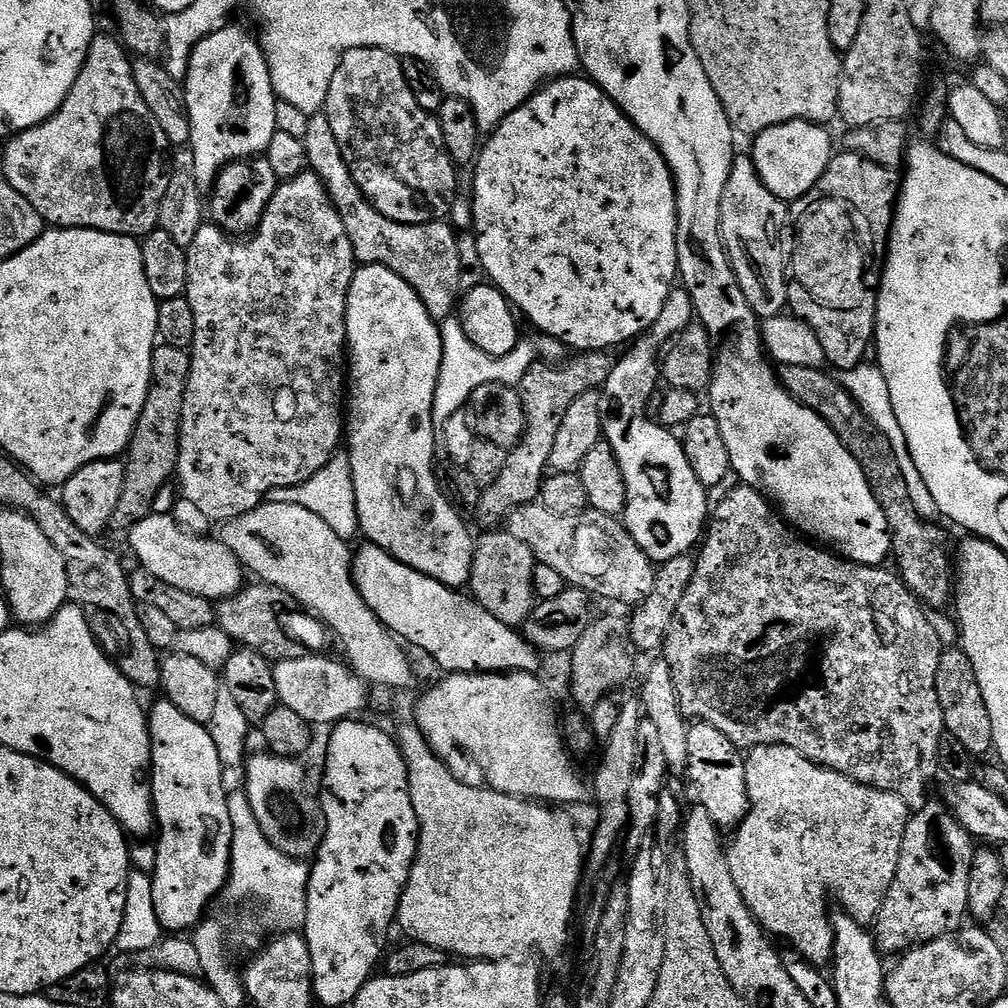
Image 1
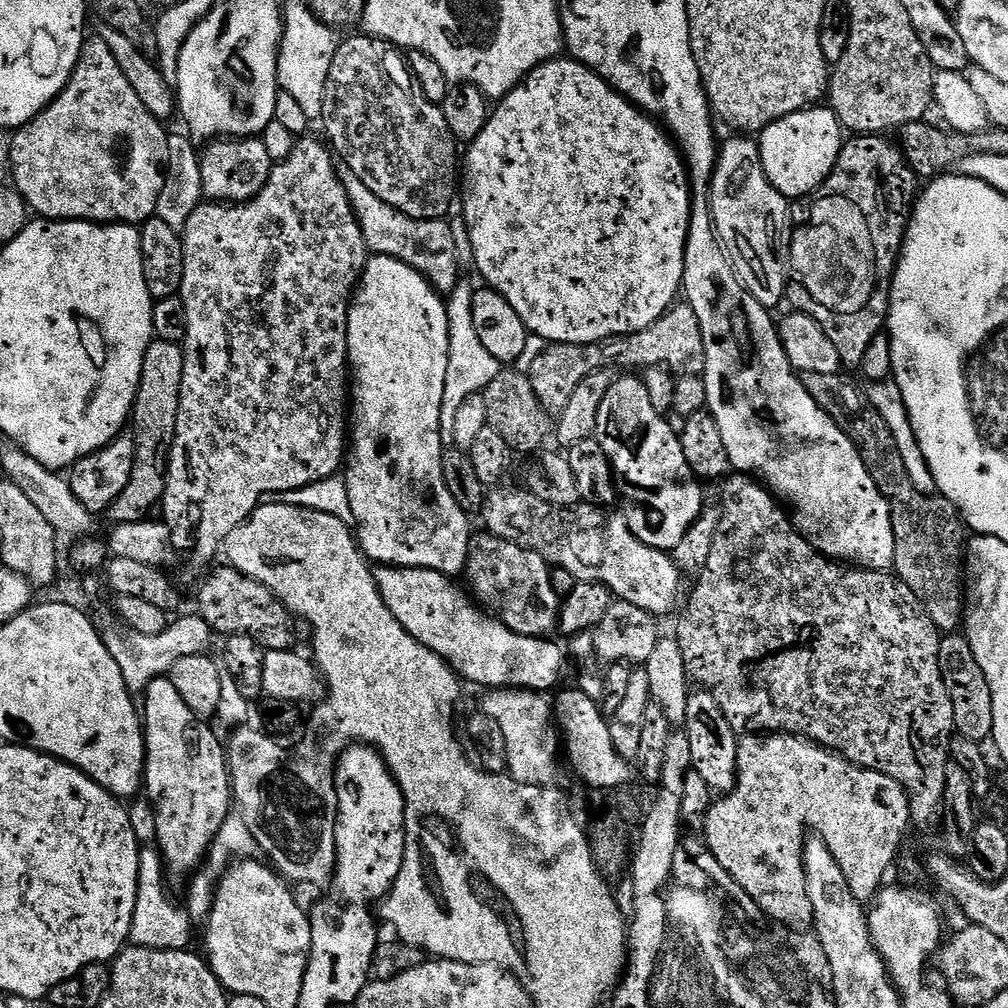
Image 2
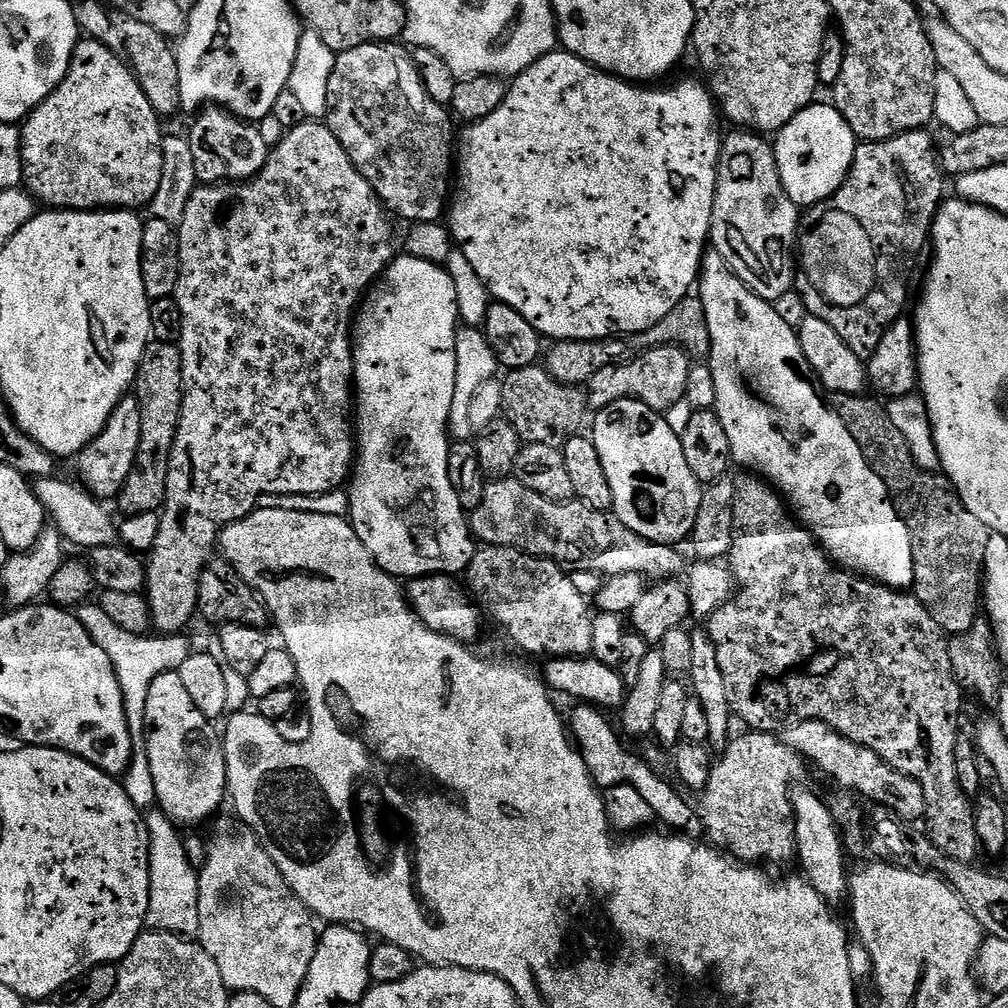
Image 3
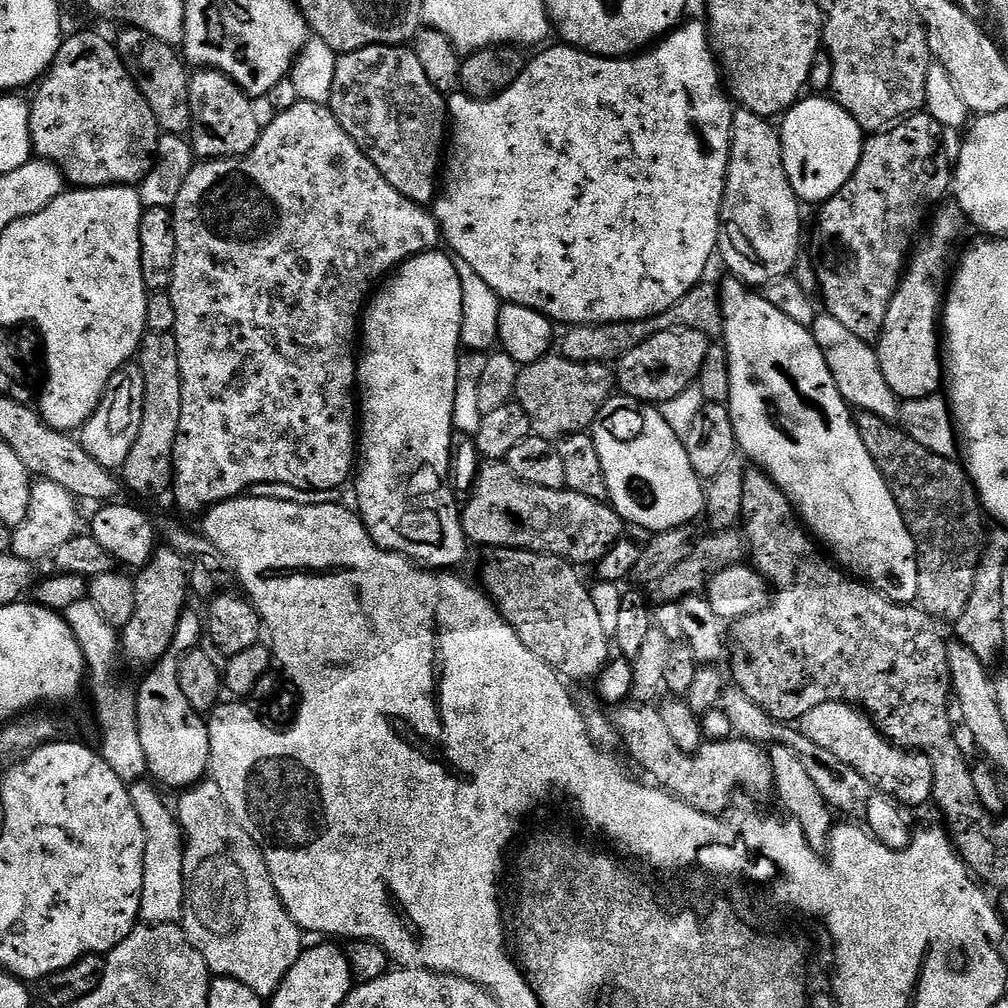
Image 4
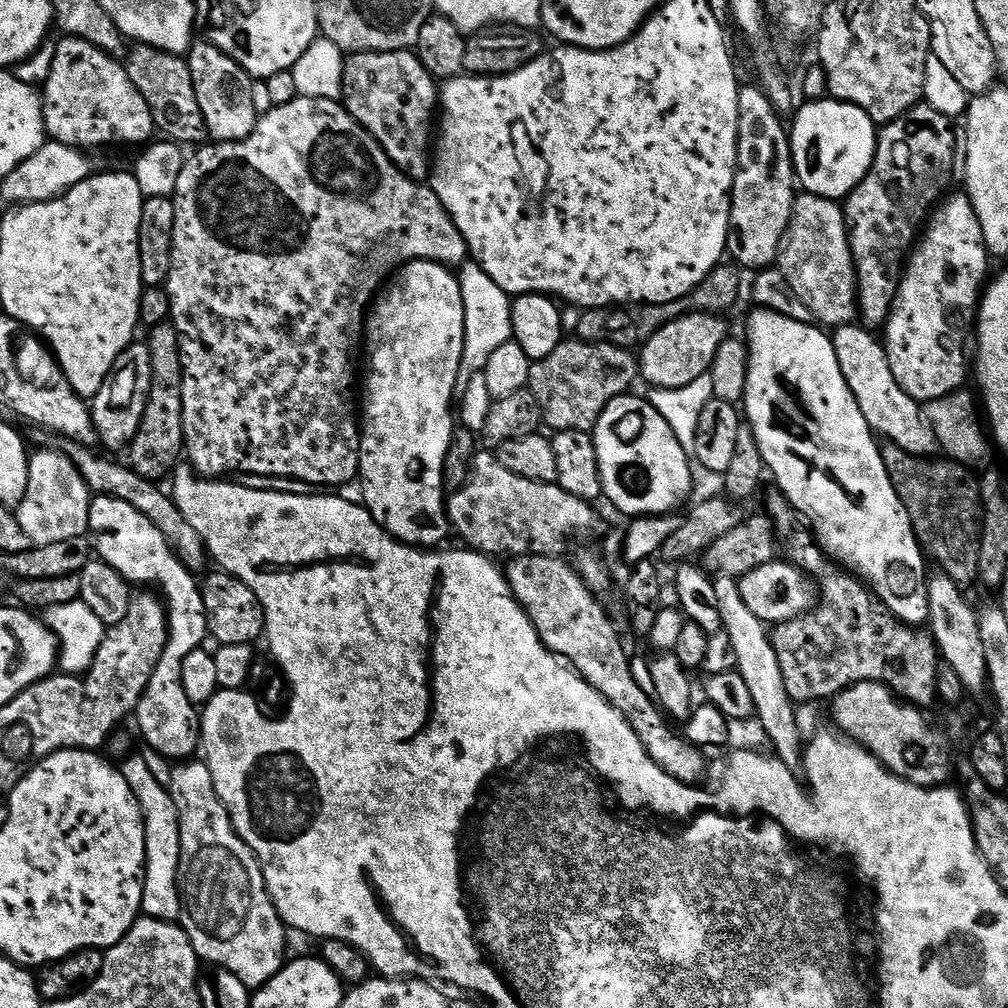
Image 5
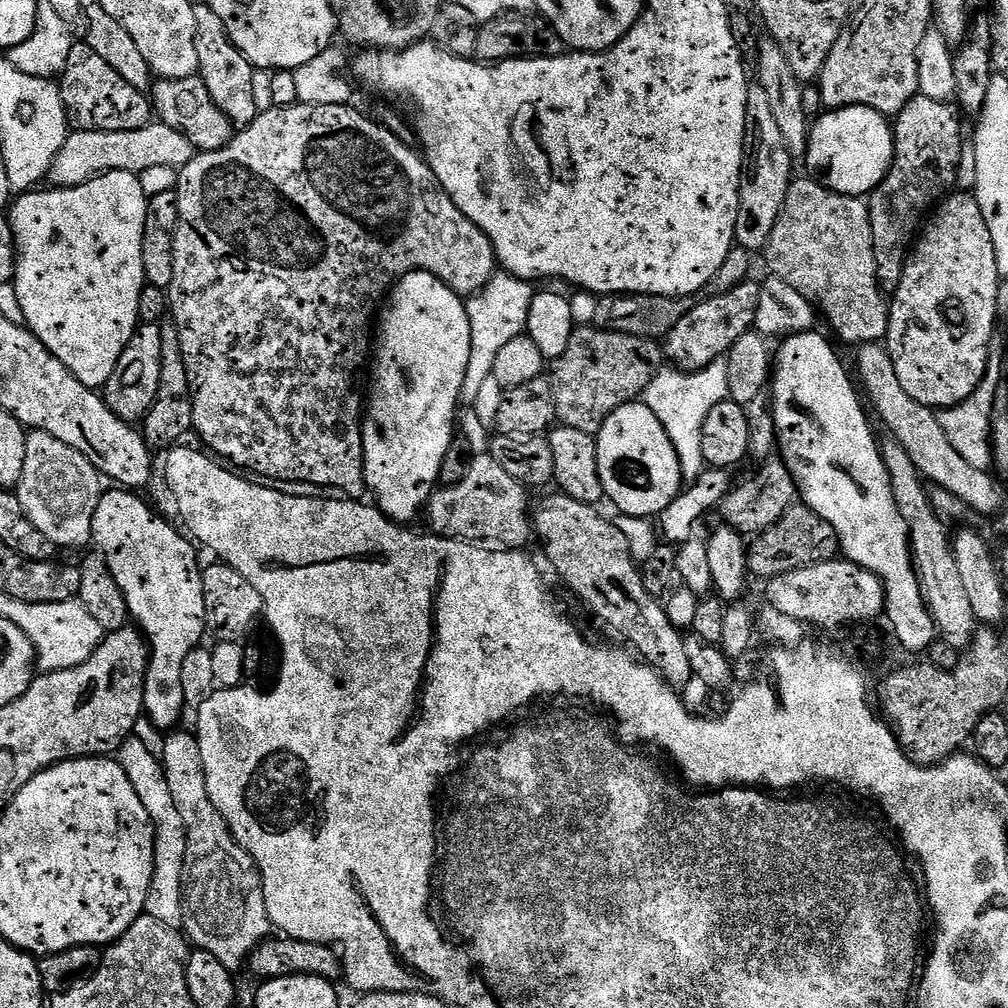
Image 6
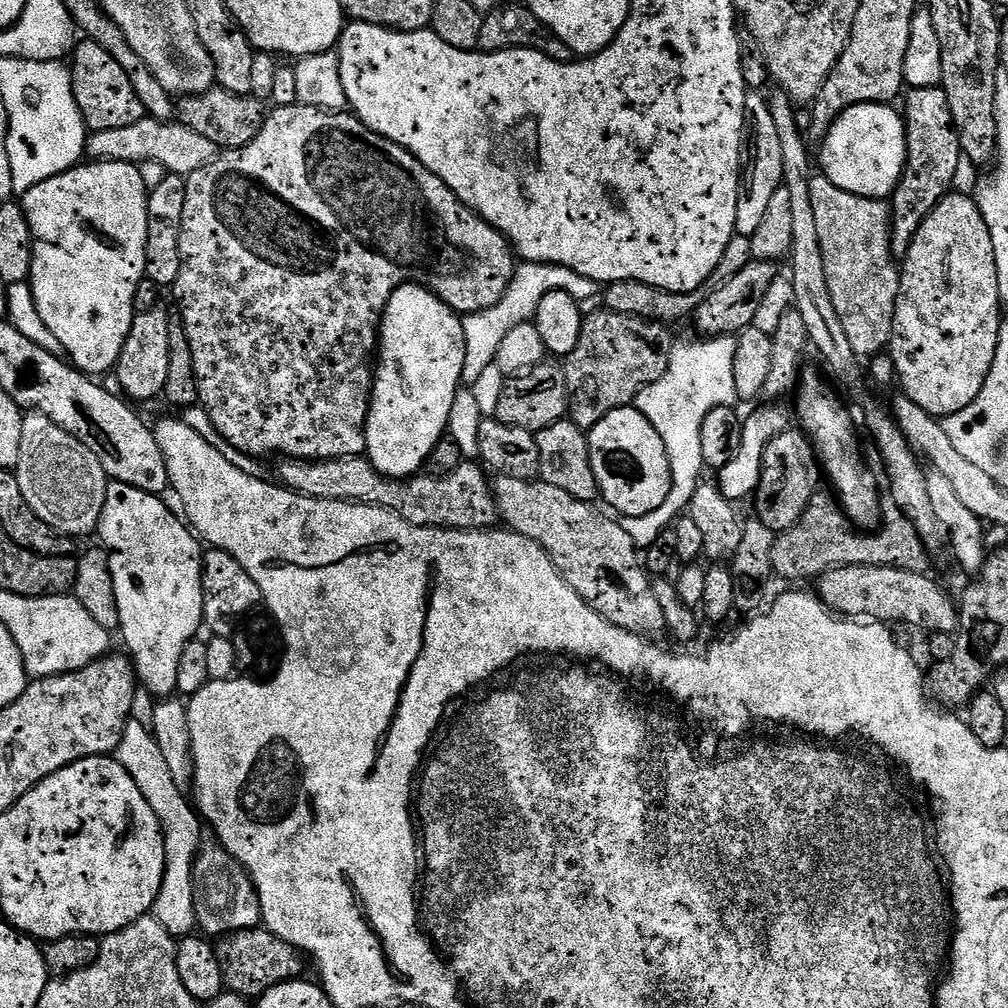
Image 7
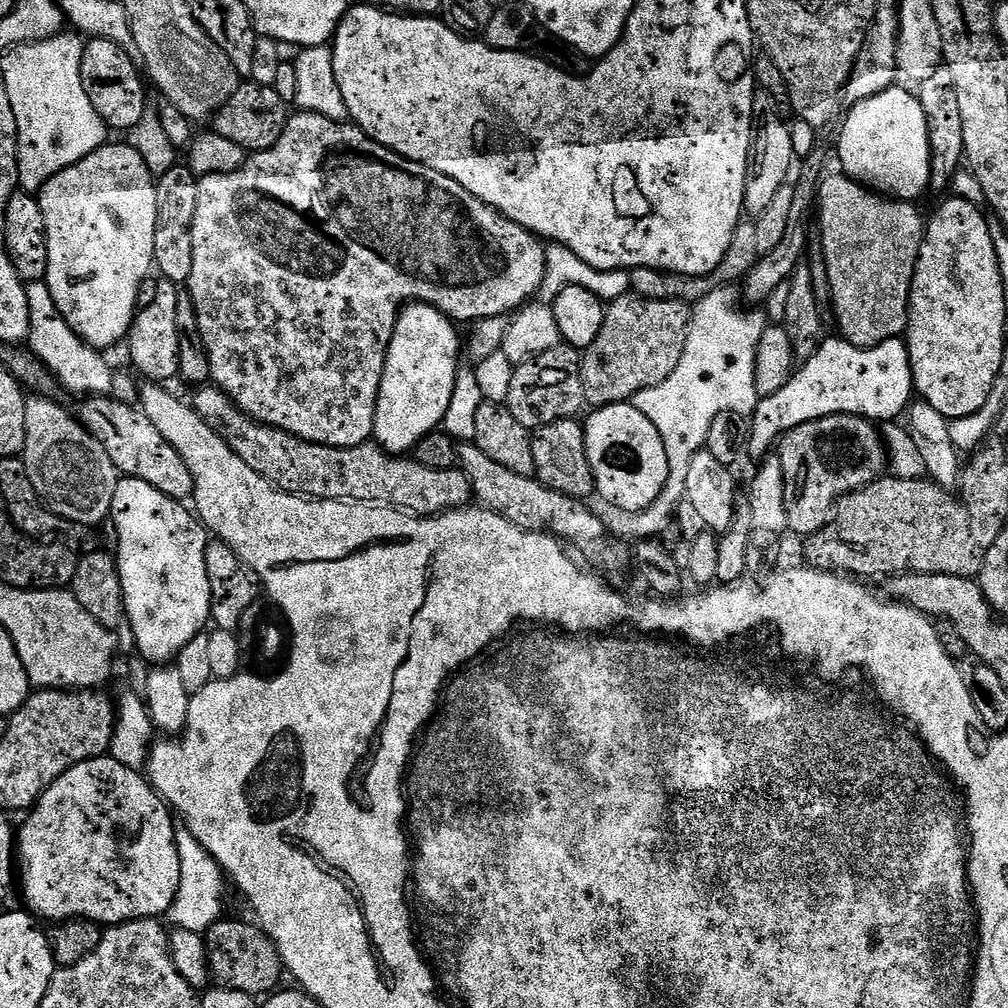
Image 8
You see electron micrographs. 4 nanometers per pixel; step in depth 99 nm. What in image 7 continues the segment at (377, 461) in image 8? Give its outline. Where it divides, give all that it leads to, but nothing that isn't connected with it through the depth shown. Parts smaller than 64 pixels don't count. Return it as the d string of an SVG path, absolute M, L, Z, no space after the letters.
M364 456L315 462L284 458L279 464L279 483L291 492L319 500L350 500L353 504L374 504L378 508L389 508L414 526L488 530L498 520L496 495L492 493L489 473L476 462L462 462L452 472L428 476L417 474L407 480L392 480L389 476L383 476L372 468Z

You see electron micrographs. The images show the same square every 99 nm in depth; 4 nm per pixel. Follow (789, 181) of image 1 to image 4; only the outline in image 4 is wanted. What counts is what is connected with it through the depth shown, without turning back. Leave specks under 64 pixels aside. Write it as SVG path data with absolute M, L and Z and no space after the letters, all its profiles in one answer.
M820 94L801 98L783 113L778 124L782 142L782 158L790 186L794 194L805 205L823 205L825 200L834 198L854 174L864 153L866 133L860 123L837 104L835 99Z

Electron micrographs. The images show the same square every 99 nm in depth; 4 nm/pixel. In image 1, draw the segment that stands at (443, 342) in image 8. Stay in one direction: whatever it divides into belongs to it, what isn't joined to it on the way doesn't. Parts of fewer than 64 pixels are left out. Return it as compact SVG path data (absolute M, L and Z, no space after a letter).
M360 264L357 267L354 278L350 282L350 294L346 306L346 330L348 331L347 359L350 361L350 395L346 400L346 455L350 462L352 481L354 482L354 498L357 502L357 522L359 531L364 532L363 539L370 544L377 544L386 554L390 554L398 562L442 582L448 588L463 589L472 578L472 549L474 536L468 533L465 517L459 516L450 506L450 502L442 494L438 486L436 469L438 459L438 429L434 426L434 390L438 386L440 367L442 366L442 338L440 337L440 324L426 310L422 298L406 282L406 278L398 278L394 270L390 270L381 264Z

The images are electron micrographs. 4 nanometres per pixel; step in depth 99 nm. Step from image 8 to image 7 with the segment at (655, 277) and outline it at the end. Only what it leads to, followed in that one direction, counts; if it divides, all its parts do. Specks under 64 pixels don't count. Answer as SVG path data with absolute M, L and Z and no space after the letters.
M735 235L730 242L730 246L726 246L726 254L722 254L722 262L718 262L714 274L710 274L710 278L698 290L693 292L663 292L661 288L646 286L633 280L614 282L603 289L603 307L610 312L641 316L643 320L654 320L672 326L675 320L680 320L683 316L691 317L696 309L702 306L702 302L706 302L706 298L710 298L710 294L714 294L723 284L730 282L730 278L734 278L734 274L738 274L745 269L752 260L751 239L747 236Z

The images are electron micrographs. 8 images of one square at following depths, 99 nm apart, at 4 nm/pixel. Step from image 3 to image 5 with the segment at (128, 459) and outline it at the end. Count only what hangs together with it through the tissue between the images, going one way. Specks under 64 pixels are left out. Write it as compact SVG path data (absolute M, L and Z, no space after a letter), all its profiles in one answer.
M136 342L120 356L120 363L113 371L108 383L102 386L102 390L91 401L92 425L98 438L108 448L127 449L132 441L140 433L140 427L144 424L144 415L148 405L148 395L152 393L152 355L147 343Z

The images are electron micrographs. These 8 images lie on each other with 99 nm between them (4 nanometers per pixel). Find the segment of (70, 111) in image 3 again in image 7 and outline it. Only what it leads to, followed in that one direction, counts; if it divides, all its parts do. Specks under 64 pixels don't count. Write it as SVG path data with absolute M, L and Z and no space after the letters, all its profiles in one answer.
M87 38L76 44L70 56L72 73L72 89L74 98L80 107L85 125L92 132L102 130L118 130L121 126L134 126L134 122L145 119L146 113L142 102L138 102L138 94L134 94L134 86L130 86L130 78L98 42Z

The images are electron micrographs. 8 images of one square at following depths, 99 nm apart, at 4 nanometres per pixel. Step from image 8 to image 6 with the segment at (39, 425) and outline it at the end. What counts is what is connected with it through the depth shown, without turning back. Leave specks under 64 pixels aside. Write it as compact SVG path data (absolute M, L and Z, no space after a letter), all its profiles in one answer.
M35 430L27 433L28 441L26 442L26 462L22 466L22 478L16 485L14 491L16 496L22 502L22 510L50 542L54 542L57 549L80 548L83 544L91 545L93 543L92 527L94 526L94 510L98 510L98 502L102 495L102 477L100 471L74 446L66 446L58 438L54 438L45 432Z

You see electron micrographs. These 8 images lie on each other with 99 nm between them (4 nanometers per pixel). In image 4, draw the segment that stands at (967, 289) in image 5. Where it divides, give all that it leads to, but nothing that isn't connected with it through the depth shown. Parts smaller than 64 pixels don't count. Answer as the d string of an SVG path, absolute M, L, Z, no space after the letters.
M941 203L935 209L922 239L915 245L914 255L909 259L901 279L900 289L890 302L890 310L886 314L884 329L878 341L878 355L882 374L886 374L886 382L901 401L937 395L941 391L940 383L943 380L945 383L942 309L950 287L948 259L957 255L961 247L960 239L967 228L970 228L970 221L956 203Z

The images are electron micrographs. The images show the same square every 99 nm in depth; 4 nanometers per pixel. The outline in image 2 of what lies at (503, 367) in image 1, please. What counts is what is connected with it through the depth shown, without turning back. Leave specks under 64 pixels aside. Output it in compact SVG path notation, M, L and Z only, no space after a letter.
M461 282L447 297L448 305L448 365L446 366L446 390L442 390L442 418L440 419L440 437L445 442L451 441L454 434L454 418L458 415L458 406L470 398L470 394L483 392L494 378L502 371L502 366L486 346L482 346L478 338L478 330L474 330L474 314L472 313L473 285Z

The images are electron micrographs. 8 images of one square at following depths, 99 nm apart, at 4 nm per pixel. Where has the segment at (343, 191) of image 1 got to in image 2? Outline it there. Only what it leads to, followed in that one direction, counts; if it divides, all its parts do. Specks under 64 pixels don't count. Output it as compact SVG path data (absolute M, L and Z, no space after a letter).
M343 162L337 163L336 173L350 198L350 206L360 223L360 229L369 249L377 256L389 256L406 262L414 270L418 270L428 278L432 287L441 294L451 294L456 285L461 283L462 265L458 258L458 250L454 246L454 234L450 234L447 219L415 220L382 202L365 186L362 178L350 170Z

